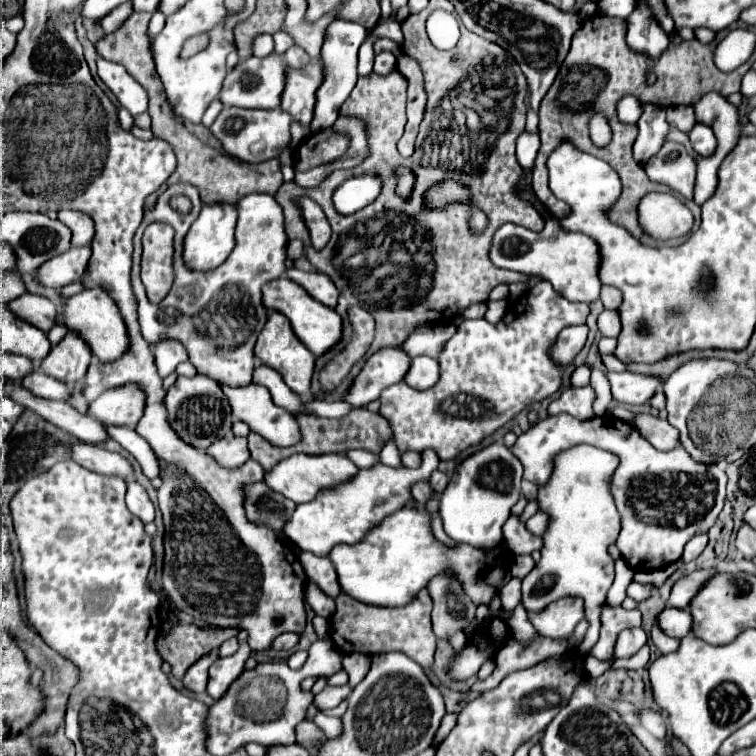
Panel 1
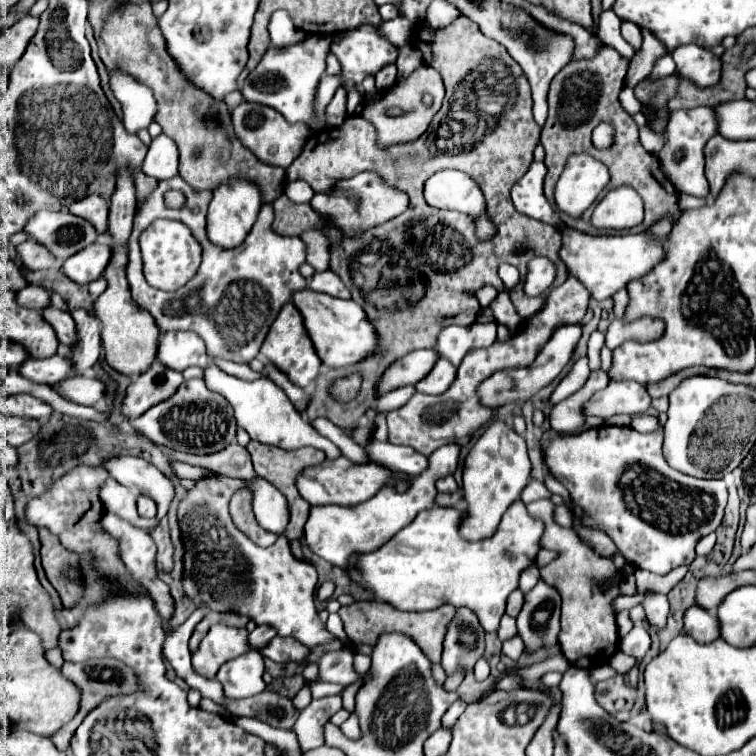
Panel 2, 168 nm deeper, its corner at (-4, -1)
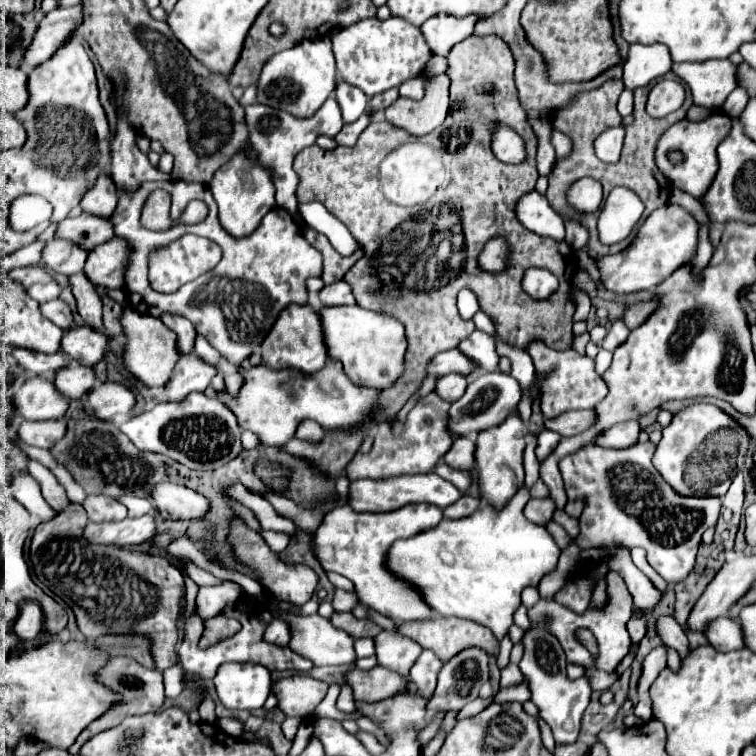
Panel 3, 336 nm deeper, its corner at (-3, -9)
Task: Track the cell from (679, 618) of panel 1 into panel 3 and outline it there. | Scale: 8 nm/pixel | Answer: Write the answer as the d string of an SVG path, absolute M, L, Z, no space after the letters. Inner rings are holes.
M717 617L711 621L705 629L705 637L717 651L733 651L743 647L741 627L737 627L737 621L727 617Z

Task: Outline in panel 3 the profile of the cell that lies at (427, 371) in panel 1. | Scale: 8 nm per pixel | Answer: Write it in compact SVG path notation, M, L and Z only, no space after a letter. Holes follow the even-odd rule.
M451 373L451 375L439 377L433 391L435 391L437 395L441 395L441 399L453 403L453 401L457 401L457 399L465 393L465 387L467 387L467 379L465 379L463 375Z

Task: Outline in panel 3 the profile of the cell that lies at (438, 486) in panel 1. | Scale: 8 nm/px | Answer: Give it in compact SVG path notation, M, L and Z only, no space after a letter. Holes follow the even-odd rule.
M425 473L425 475L402 475L391 479L355 479L349 485L347 505L353 511L371 511L371 513L383 513L389 509L393 511L407 503L431 503L443 509L449 503L455 503L459 497L461 491L453 483L441 479L435 473Z

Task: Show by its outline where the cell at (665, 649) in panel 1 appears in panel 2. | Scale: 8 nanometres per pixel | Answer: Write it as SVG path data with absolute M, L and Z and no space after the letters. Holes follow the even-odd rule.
M648 593L642 601L642 607L652 623L654 629L664 629L666 627L666 617L668 617L668 597L660 593Z

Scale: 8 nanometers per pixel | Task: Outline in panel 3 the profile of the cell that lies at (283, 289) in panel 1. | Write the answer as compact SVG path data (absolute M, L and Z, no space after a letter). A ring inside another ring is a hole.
M359 305L351 307L321 307L317 309L321 317L323 341L327 347L327 357L341 361L345 375L359 387L385 389L395 383L403 371L405 355L405 329L403 325L385 315L361 309Z

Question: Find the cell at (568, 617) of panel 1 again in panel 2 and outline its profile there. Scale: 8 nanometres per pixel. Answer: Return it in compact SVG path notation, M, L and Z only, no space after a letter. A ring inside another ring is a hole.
M550 499L528 503L528 513L544 521L546 531L542 535L542 549L554 549L560 555L550 564L540 569L544 583L554 587L562 597L562 629L560 629L560 649L570 665L588 669L592 665L608 663L618 651L618 625L612 601L620 595L618 581L614 579L618 569L606 557L590 551L576 535L574 529L564 529L554 521L554 503ZM604 583L608 587L604 589Z

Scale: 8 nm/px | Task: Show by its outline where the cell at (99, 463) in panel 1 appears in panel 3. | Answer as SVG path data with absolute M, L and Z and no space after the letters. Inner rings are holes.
M157 483L151 491L155 509L163 519L195 519L207 513L207 499L179 483Z

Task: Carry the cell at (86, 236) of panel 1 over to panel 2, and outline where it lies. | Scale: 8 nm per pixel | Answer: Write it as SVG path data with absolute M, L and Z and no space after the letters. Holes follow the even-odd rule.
M88 195L86 199L72 203L70 211L82 219L90 219L98 233L106 231L106 199L100 195Z

